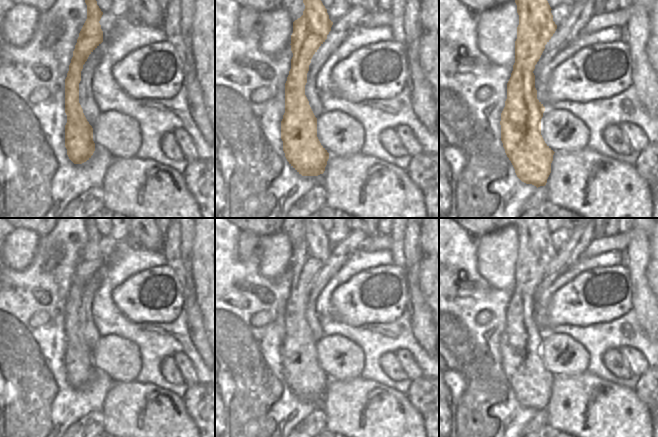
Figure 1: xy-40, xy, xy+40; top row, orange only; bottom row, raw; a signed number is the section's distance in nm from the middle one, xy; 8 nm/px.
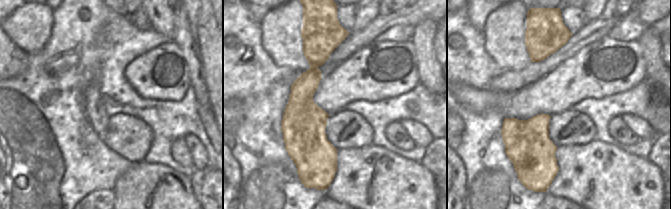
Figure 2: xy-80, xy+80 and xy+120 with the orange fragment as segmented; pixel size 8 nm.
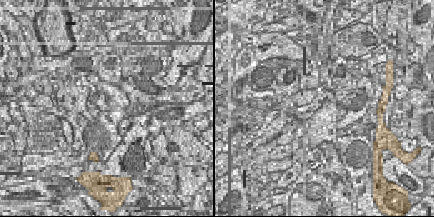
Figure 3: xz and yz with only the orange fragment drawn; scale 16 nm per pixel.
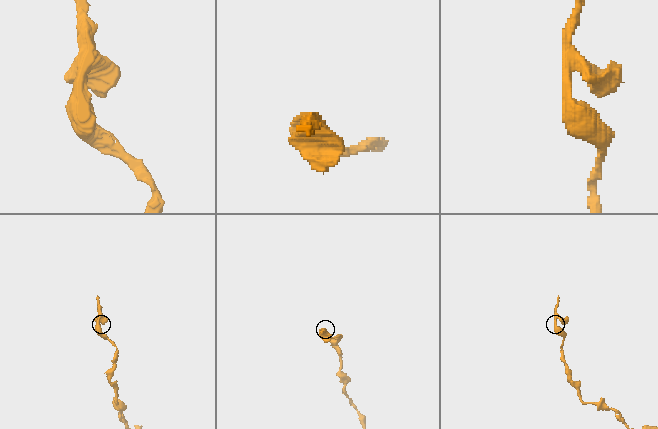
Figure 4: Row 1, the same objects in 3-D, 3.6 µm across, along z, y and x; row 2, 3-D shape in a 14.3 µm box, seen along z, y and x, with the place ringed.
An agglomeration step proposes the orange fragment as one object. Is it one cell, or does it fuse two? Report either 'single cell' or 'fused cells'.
single cell

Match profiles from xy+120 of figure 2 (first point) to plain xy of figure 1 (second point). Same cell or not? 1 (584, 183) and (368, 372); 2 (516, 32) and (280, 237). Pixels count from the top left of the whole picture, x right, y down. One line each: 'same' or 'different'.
1: different
2: same

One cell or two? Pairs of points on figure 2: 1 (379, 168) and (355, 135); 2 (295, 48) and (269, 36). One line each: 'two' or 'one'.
1: two
2: one

